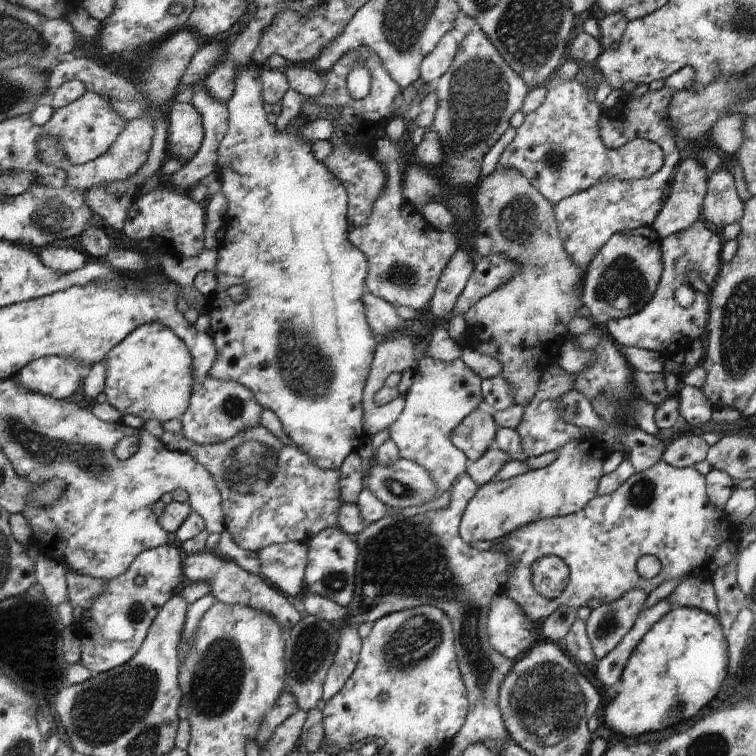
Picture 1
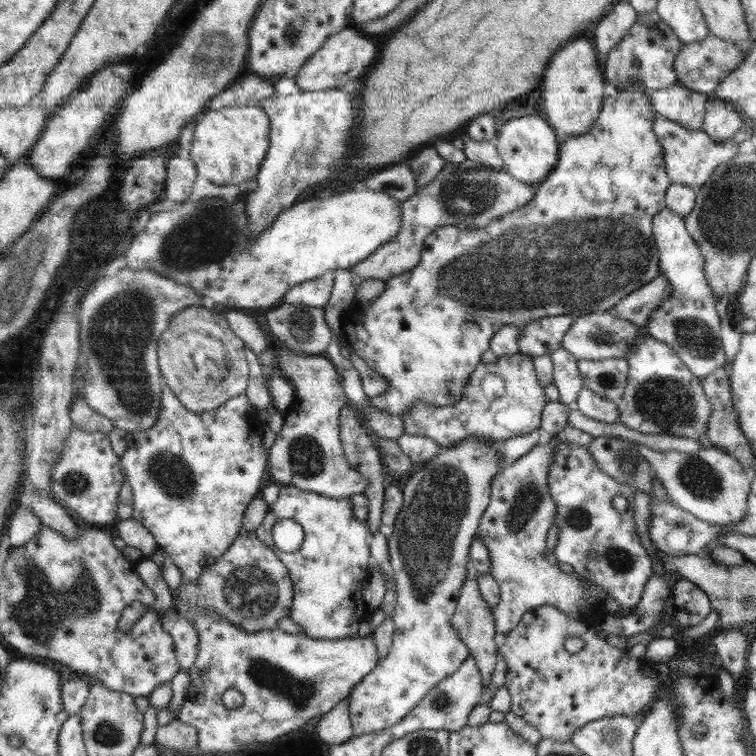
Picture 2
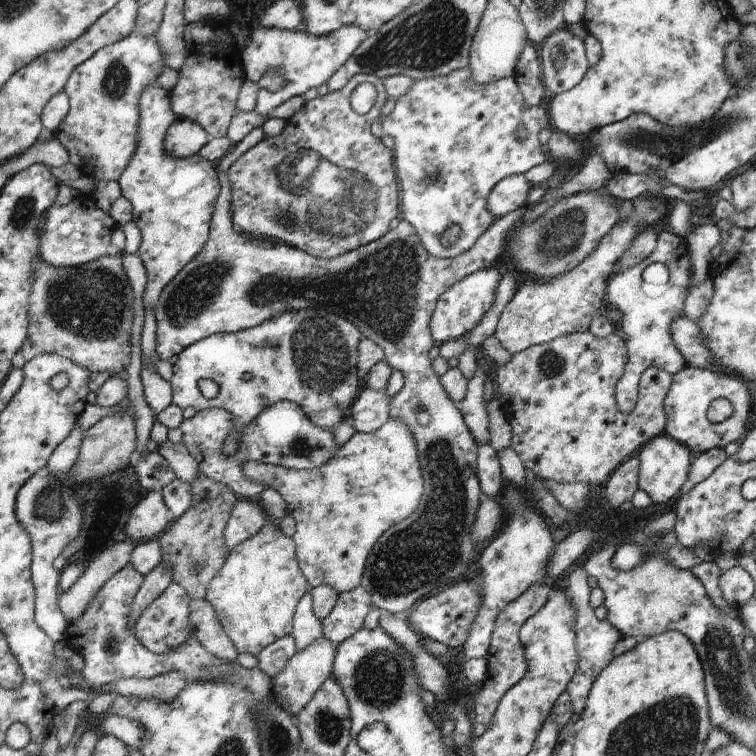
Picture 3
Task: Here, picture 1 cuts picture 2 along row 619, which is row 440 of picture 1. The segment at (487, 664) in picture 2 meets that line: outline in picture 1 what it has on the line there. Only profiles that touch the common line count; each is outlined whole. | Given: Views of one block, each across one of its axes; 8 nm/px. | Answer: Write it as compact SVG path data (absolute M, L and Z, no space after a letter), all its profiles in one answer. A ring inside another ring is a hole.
M486 406L478 407L456 426L451 441L458 450L475 461L494 445L497 429L491 410Z

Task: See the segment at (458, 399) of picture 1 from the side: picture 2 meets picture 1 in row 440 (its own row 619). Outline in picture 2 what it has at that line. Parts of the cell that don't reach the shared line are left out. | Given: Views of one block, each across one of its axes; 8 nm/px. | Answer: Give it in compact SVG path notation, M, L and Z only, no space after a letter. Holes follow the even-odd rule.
M482 436L468 438L463 442L458 442L454 446L448 446L438 452L438 455L430 461L420 463L413 473L406 478L401 484L403 492L403 507L397 514L394 532L388 539L389 558L391 566L394 570L394 577L398 588L398 598L395 602L393 613L390 617L393 618L395 627L393 630L393 643L389 648L388 654L375 666L375 668L367 676L351 690L348 699L348 708L350 709L350 720L353 728L353 736L362 736L363 734L372 734L381 730L394 726L408 714L414 706L416 706L422 698L424 698L431 688L442 681L445 677L452 676L456 670L462 666L465 658L469 656L470 649L460 640L457 630L451 625L452 615L455 613L458 597L461 593L462 585L467 577L467 569L469 568L469 548L477 534L482 513L486 510L490 500L490 485L494 475L500 472L500 468L506 464L500 457L500 450L495 449L495 444L492 440Z

